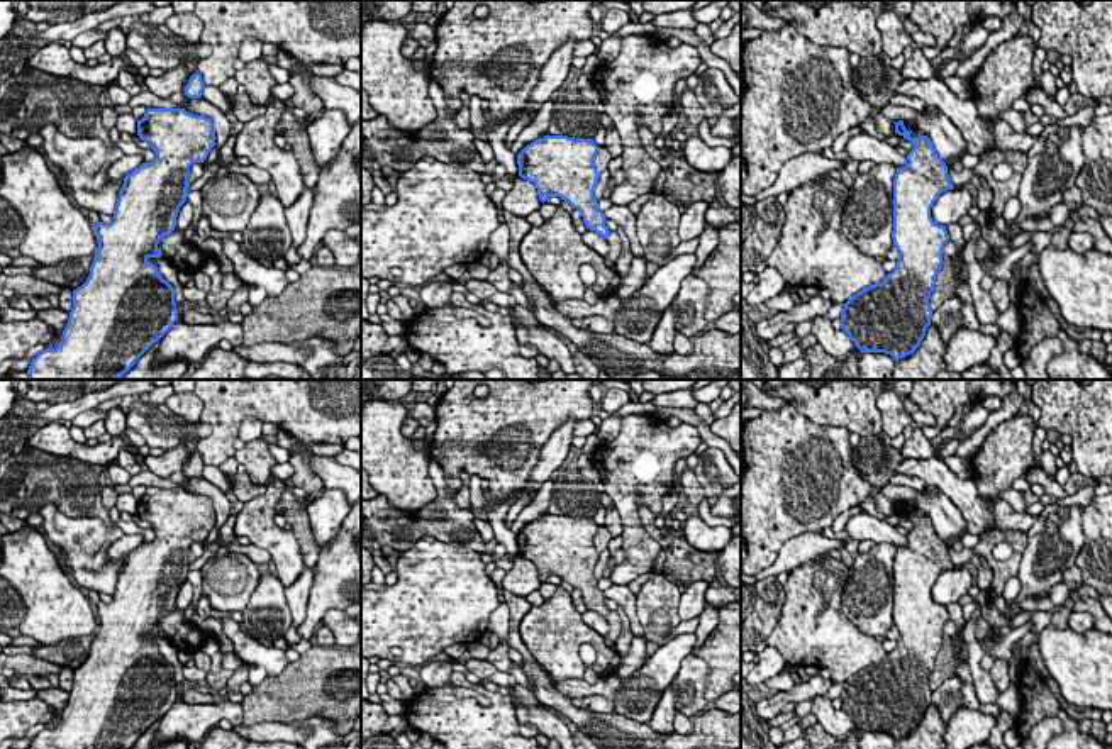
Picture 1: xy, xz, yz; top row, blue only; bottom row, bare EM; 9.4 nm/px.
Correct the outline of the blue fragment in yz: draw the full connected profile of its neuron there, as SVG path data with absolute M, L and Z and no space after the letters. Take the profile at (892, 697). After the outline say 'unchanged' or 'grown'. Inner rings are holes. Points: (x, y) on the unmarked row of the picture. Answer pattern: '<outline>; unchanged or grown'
M904 500L895 513L914 524L907 544L893 558L893 625L898 641L881 663L853 674L842 688L841 708L861 732L885 732L895 741L912 734L931 705L929 676L942 646L946 605L931 596L942 571L953 569L946 542L927 515L912 517Z; unchanged

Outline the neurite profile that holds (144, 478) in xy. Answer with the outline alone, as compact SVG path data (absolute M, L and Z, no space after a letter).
M141 471L139 474L131 476L129 483L131 488L146 486L146 488L185 488L193 495L205 495L214 502L215 507L215 527L220 529L222 524L227 520L231 512L231 502L225 498L222 490L212 485L203 476L200 478L188 478L185 471L176 471L170 478L159 478L154 473Z

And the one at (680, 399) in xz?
M675 390L668 393L654 395L651 403L656 408L681 408L681 410L695 410L698 402L693 398L692 390Z

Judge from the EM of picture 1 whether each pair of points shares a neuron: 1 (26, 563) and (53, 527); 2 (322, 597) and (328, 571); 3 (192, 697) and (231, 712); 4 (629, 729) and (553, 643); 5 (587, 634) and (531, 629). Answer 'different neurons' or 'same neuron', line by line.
1: different neurons
2: same neuron
3: different neurons
4: different neurons
5: same neuron

